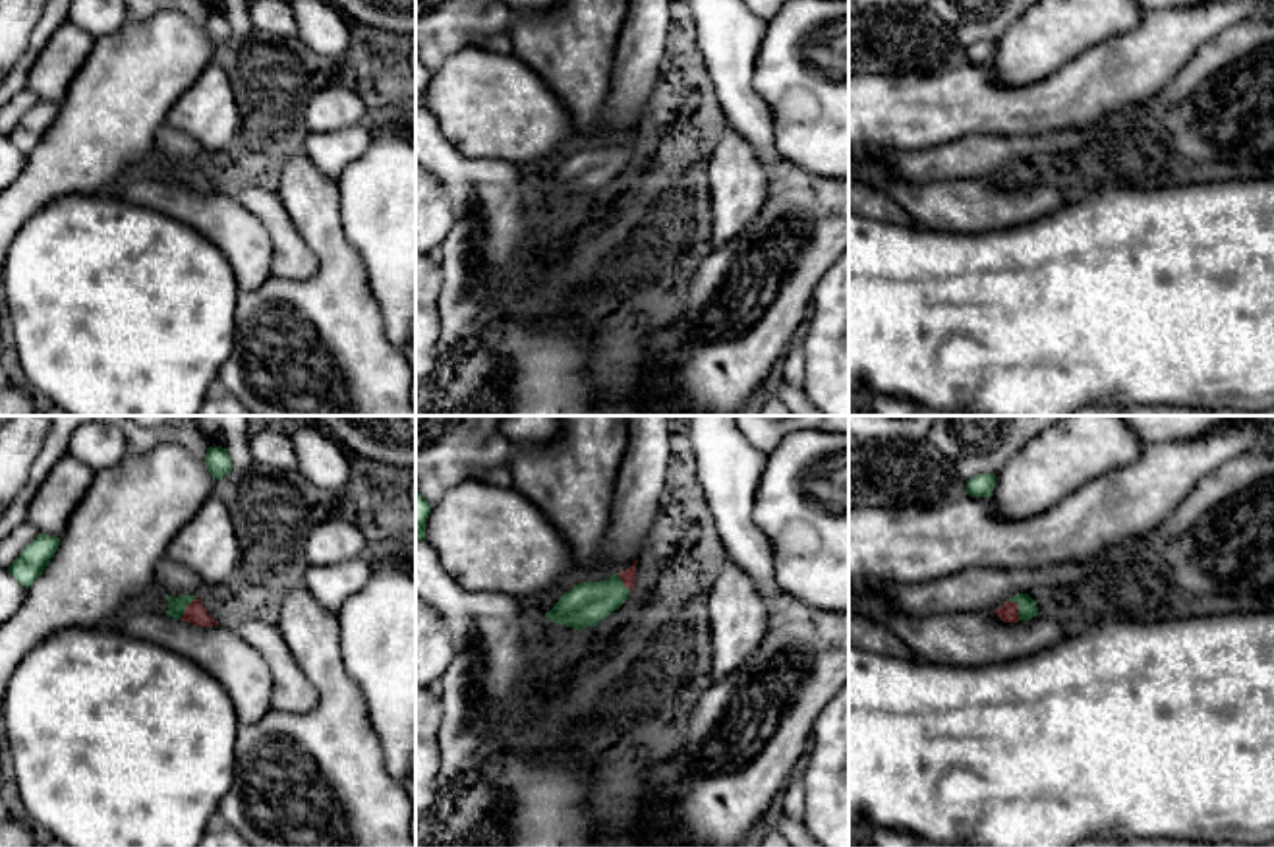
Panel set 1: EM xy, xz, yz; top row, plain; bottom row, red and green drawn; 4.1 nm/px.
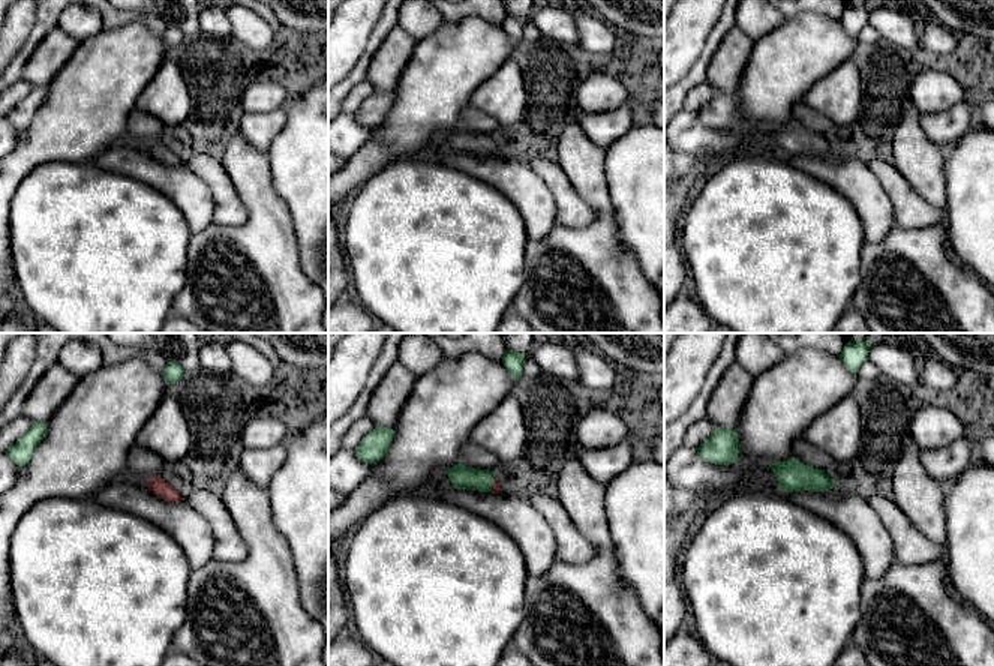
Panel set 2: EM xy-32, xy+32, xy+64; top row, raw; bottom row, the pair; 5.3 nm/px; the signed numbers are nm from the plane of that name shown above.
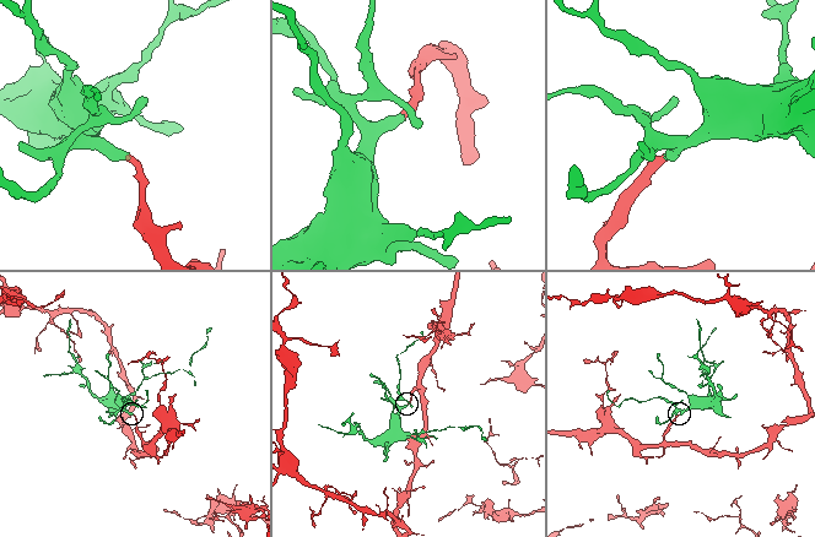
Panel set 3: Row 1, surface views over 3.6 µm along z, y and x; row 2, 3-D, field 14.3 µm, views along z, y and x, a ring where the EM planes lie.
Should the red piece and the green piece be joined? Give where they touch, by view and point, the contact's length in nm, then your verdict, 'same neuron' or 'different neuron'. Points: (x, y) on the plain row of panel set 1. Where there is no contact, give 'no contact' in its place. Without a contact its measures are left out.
yz (1017, 176) | 100 nm | same neuron

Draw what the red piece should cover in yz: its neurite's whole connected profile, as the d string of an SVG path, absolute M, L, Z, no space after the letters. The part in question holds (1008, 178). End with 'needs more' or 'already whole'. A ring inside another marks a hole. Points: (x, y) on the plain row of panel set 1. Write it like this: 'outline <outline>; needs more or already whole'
outline M1017 161L994 178L1003 190L1028 188L1038 182L1036 168L1028 161Z; needs more

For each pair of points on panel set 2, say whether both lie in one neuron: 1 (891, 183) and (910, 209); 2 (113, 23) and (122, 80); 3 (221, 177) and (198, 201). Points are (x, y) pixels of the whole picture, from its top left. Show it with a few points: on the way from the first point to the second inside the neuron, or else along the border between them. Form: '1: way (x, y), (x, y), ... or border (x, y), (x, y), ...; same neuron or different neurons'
1: way (897, 189), (907, 203); same neuron
2: border (104, 27), (114, 29), (143, 21), (150, 29); different neurons
3: border (186, 164), (207, 186), (213, 200), (215, 221); different neurons

